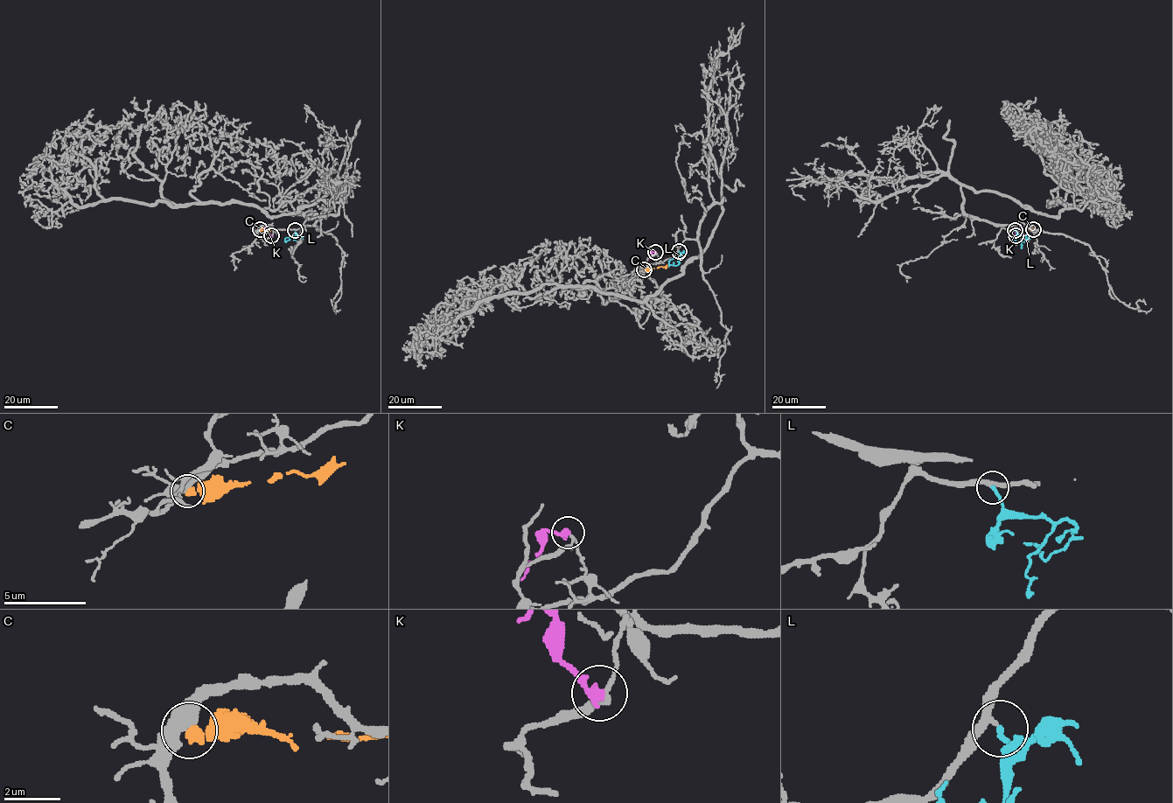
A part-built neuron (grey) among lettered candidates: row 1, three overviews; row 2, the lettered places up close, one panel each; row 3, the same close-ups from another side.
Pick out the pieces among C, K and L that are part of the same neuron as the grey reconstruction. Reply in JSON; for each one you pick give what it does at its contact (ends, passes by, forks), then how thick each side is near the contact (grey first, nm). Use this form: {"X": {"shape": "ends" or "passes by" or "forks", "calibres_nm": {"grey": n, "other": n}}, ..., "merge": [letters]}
{"L": {"shape": "ends", "calibres_nm": {"grey": 240, "other": 190}}, "merge": ["L"]}

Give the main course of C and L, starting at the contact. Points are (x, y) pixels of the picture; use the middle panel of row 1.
C: (643, 269), (670, 264)
L: (679, 252), (679, 262), (670, 264), (673, 256)

